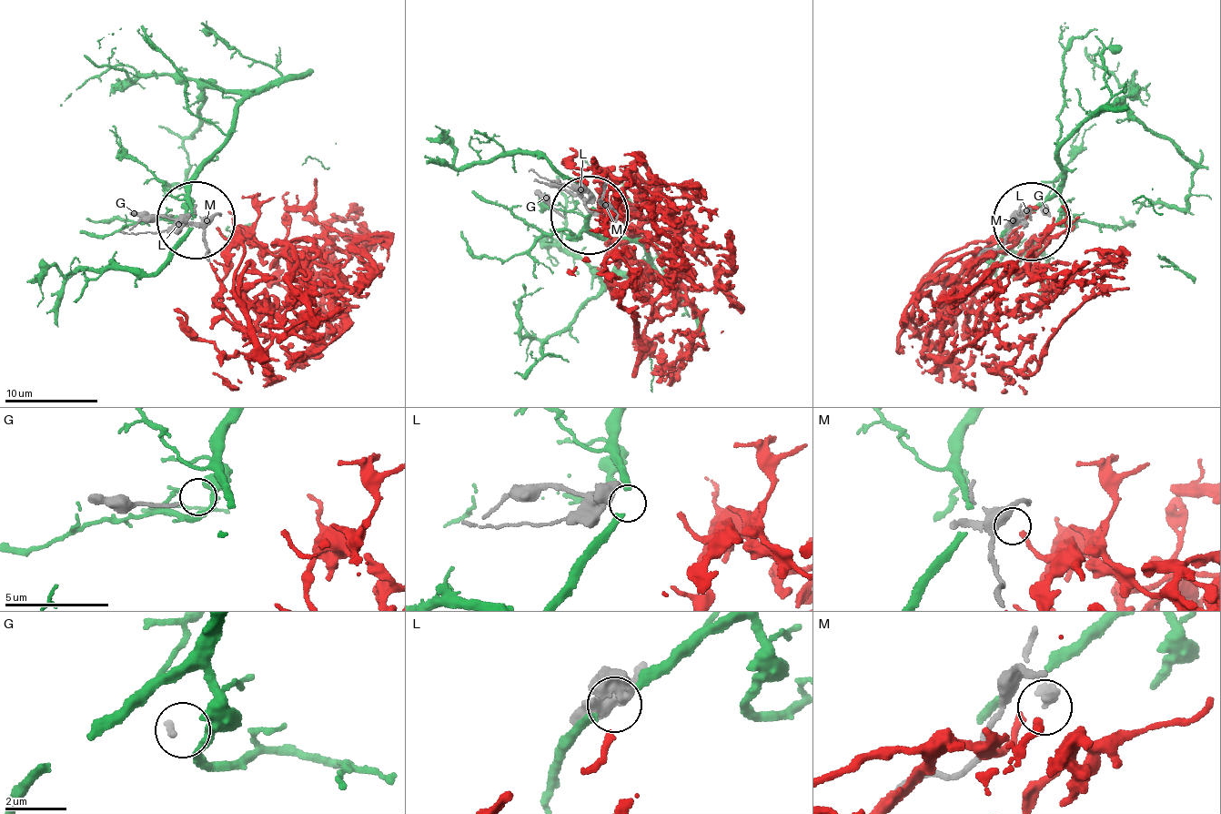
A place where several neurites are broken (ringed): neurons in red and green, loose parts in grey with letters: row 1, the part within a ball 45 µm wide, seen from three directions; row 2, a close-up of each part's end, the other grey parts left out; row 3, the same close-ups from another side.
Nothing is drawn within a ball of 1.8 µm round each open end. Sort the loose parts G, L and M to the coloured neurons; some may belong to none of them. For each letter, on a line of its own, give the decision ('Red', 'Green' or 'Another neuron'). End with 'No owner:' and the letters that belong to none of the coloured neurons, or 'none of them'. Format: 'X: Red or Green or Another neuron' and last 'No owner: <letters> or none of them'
G: Another neuron
L: Another neuron
M: Red
No owner: G, L

